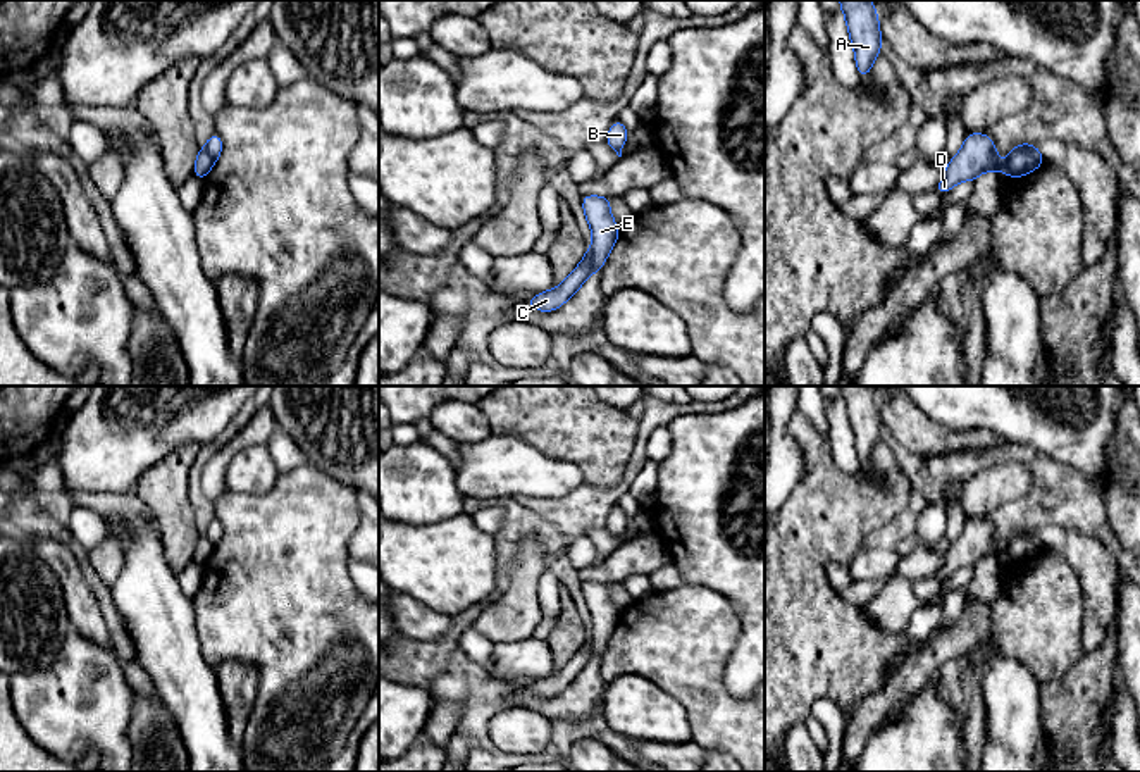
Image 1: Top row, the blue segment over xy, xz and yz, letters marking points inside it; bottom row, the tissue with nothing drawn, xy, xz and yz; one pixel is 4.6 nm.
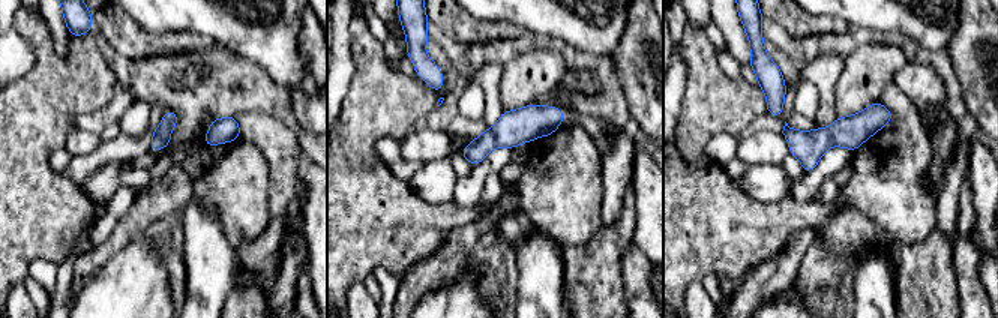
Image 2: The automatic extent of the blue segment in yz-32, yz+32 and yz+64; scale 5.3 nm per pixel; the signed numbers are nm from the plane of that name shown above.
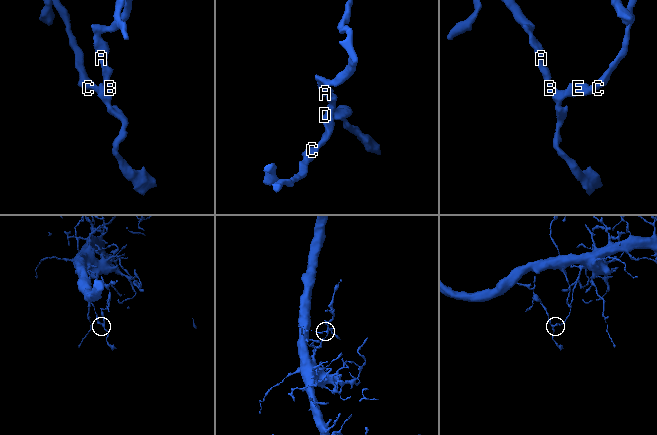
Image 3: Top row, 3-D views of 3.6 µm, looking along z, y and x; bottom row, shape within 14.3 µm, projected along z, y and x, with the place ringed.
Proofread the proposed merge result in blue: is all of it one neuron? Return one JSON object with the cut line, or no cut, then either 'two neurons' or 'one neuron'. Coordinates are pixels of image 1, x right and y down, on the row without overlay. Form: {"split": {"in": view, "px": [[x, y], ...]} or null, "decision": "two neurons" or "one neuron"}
{"split": {"in": "xz", "px": [[589, 635], [594, 657]]}, "decision": "two neurons"}

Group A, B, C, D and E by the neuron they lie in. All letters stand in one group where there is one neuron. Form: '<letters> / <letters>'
A B D E / C

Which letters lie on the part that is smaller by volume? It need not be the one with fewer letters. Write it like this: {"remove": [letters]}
{"remove": ["A", "B", "D", "E"]}

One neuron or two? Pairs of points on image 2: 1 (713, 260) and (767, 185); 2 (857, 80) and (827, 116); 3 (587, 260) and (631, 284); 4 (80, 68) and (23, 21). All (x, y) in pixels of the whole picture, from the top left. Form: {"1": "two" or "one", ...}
{"1": "two", "2": "two", "3": "two", "4": "one"}

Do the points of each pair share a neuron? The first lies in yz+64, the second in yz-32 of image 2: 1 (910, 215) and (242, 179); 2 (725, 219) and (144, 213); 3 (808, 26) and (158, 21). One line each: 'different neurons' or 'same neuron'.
1: same neuron
2: different neurons
3: different neurons

